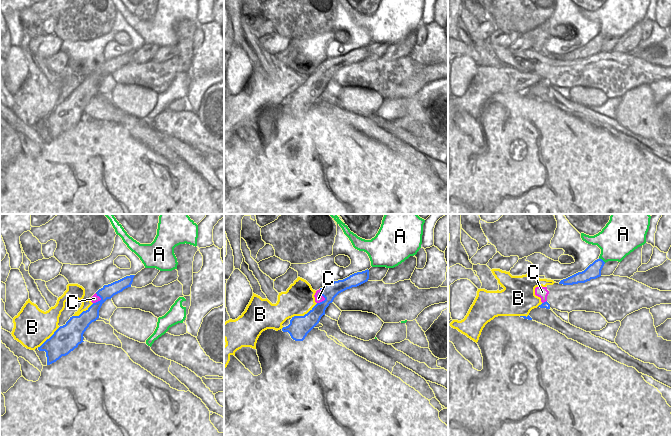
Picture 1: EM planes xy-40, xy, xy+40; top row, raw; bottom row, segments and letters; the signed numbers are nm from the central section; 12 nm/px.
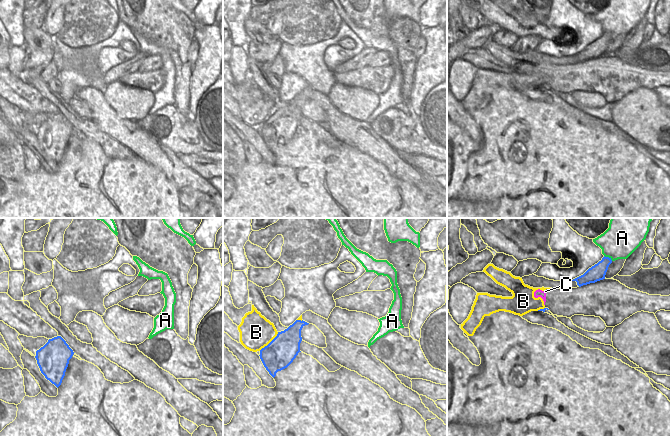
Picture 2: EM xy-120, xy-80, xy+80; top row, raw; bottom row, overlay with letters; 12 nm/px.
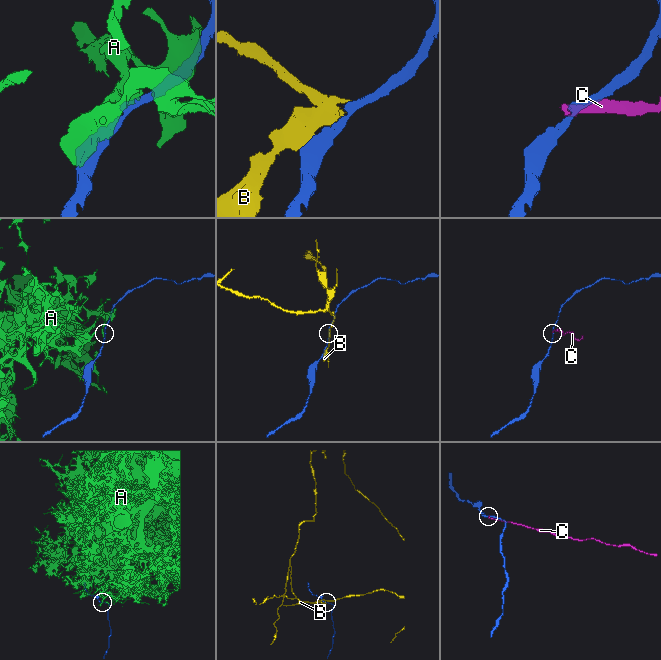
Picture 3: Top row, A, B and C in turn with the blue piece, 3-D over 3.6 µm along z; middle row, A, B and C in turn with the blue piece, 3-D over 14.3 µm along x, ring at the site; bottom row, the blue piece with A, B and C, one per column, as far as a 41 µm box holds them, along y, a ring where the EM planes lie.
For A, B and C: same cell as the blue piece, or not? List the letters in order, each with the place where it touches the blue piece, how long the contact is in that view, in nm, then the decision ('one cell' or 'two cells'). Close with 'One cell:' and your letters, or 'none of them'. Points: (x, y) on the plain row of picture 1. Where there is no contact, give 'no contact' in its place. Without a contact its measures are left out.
A: xy+40 (601, 35) | 110 nm | two cells
B: xy (305, 90) | 360 nm | two cells
C: xy (324, 73) | 180 nm | two cells
One cell: none of them

